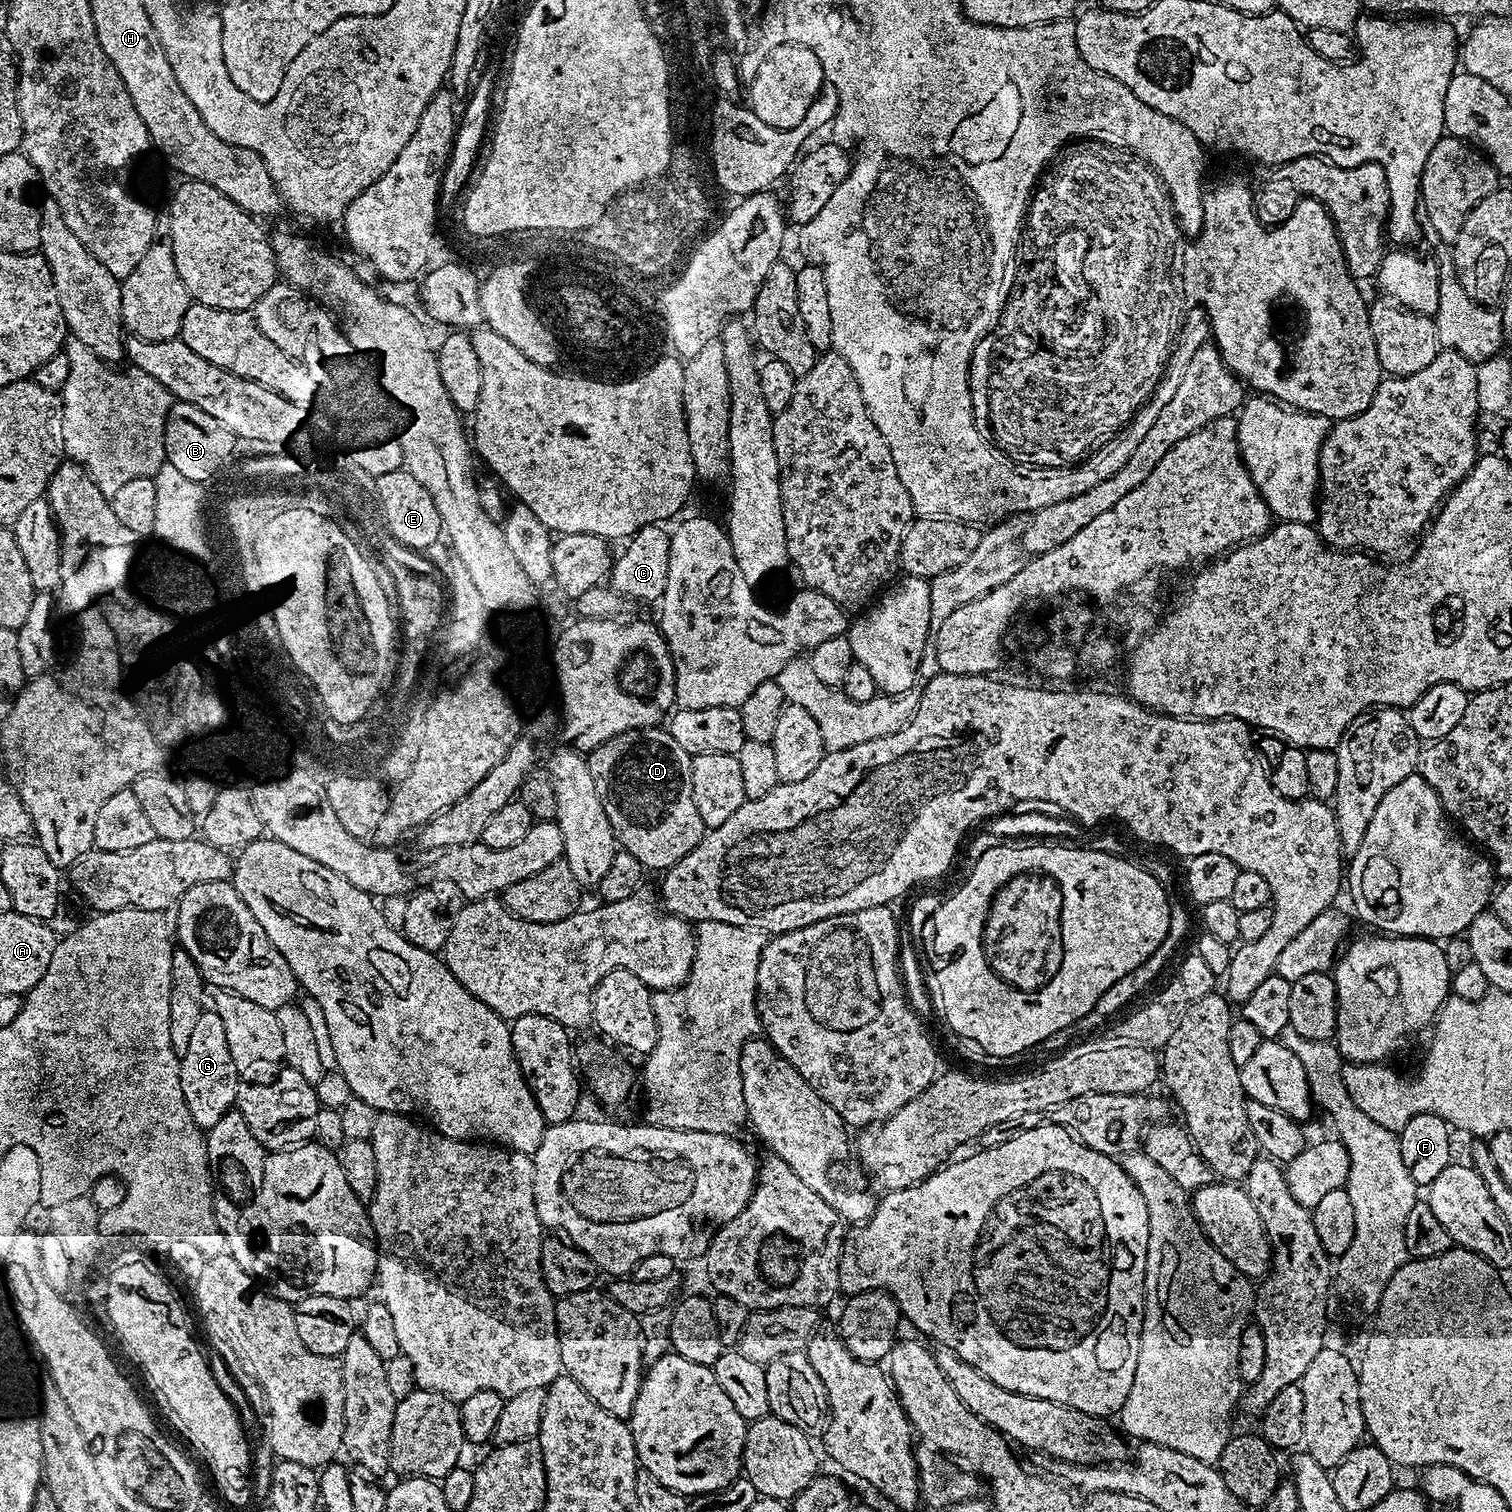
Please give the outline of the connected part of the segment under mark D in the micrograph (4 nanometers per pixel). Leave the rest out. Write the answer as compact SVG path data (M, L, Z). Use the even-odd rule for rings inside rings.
M639 728L637 732L624 732L606 741L602 746L593 748L587 753L588 769L594 777L594 790L602 802L602 810L606 810L606 818L610 818L612 832L621 849L628 851L643 865L645 869L672 868L705 836L706 829L698 814L698 806L694 806L692 787L690 786L690 766L692 757L667 730L655 728Z

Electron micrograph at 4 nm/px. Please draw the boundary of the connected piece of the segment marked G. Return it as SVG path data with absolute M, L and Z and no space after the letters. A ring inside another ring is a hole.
M205 1010L199 1015L186 1054L180 1057L180 1081L182 1098L186 1098L186 1110L190 1110L190 1118L194 1118L202 1130L218 1126L218 1121L236 1107L242 1073L234 1066L234 1058L230 1058L226 1030L222 1026L222 1018L218 1018L214 1010Z

